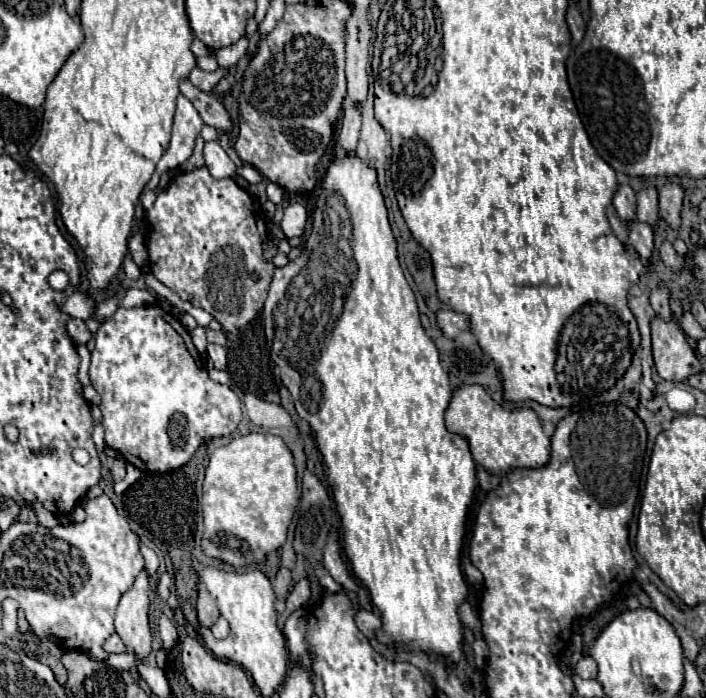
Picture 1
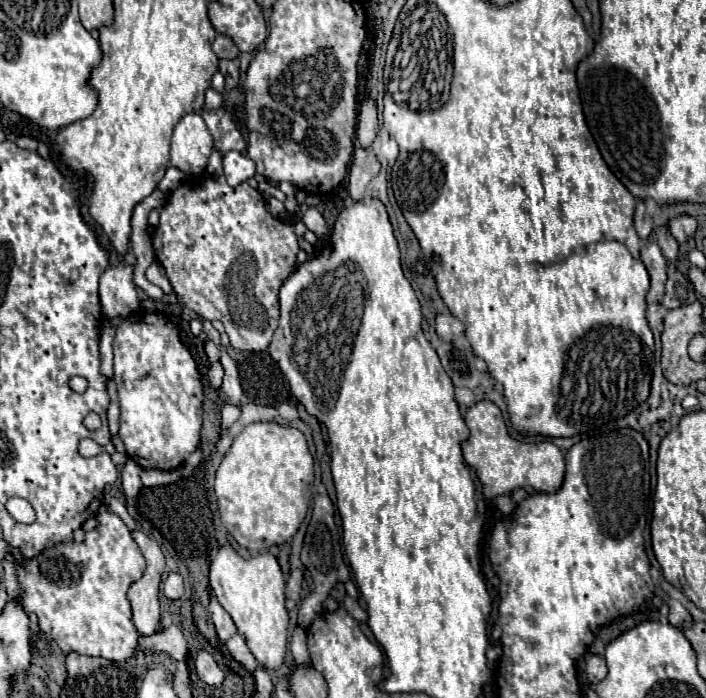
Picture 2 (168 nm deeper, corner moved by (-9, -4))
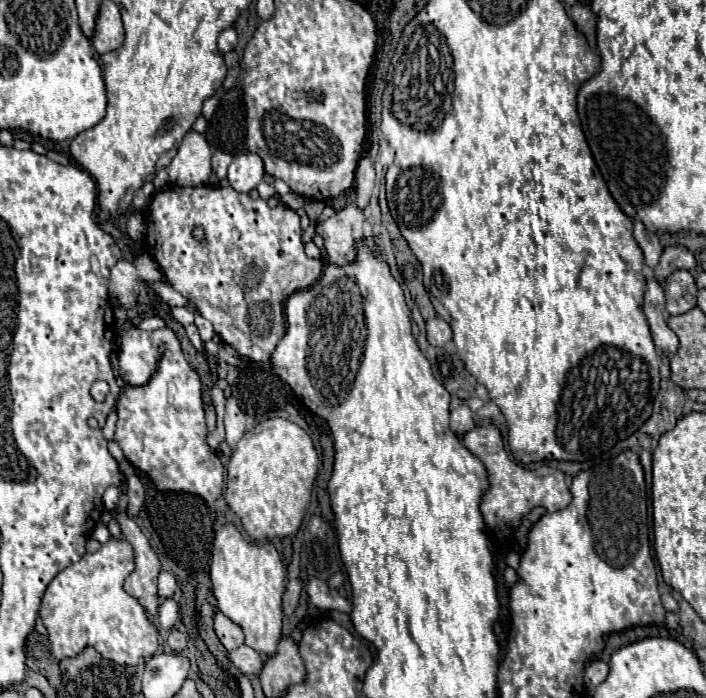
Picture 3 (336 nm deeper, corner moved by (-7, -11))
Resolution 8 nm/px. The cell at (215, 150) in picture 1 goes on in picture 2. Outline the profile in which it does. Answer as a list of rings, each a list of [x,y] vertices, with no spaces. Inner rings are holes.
[[[228,151],[224,155],[224,175],[232,187],[248,181],[250,177],[254,177],[254,173],[256,173],[256,163],[248,155],[240,151]]]

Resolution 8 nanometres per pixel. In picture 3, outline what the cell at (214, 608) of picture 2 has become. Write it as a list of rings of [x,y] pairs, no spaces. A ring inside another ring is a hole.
[[[216,612],[216,616],[214,616],[214,630],[228,652],[244,644],[242,628],[238,624],[234,624],[230,618],[226,618],[222,612]]]

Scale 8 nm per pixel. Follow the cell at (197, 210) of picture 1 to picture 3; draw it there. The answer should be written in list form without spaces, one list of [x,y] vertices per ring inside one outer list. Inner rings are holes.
[[[230,186],[166,188],[152,198],[146,224],[146,248],[170,286],[192,302],[198,314],[212,322],[216,334],[226,344],[252,362],[266,362],[268,356],[258,356],[250,348],[250,340],[270,354],[286,330],[286,298],[296,290],[312,286],[322,274],[322,262],[304,254],[300,216],[294,210],[284,204],[268,208],[266,200],[252,200],[248,194],[234,192]],[[194,228],[204,230],[202,240],[194,238]],[[248,284],[258,284],[258,288],[248,288]],[[270,288],[272,312],[266,312],[264,306],[270,308]],[[262,294],[266,294],[266,304]],[[250,316],[256,316],[256,320],[252,322]]]

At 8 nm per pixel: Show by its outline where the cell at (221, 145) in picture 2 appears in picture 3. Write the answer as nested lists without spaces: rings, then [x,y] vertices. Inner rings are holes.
[[[220,150],[214,152],[214,156],[212,156],[212,170],[216,172],[218,178],[226,178],[226,168],[228,168],[230,160],[232,160],[232,154],[226,154],[226,152],[220,152]]]

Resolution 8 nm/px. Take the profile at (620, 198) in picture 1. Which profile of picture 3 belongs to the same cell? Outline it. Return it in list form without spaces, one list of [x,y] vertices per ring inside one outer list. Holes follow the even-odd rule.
[[[634,220],[634,238],[638,242],[638,246],[642,248],[644,252],[644,258],[646,258],[646,264],[650,268],[654,268],[658,264],[658,258],[662,254],[662,246],[656,238],[656,234],[652,230],[648,230],[640,220]]]

